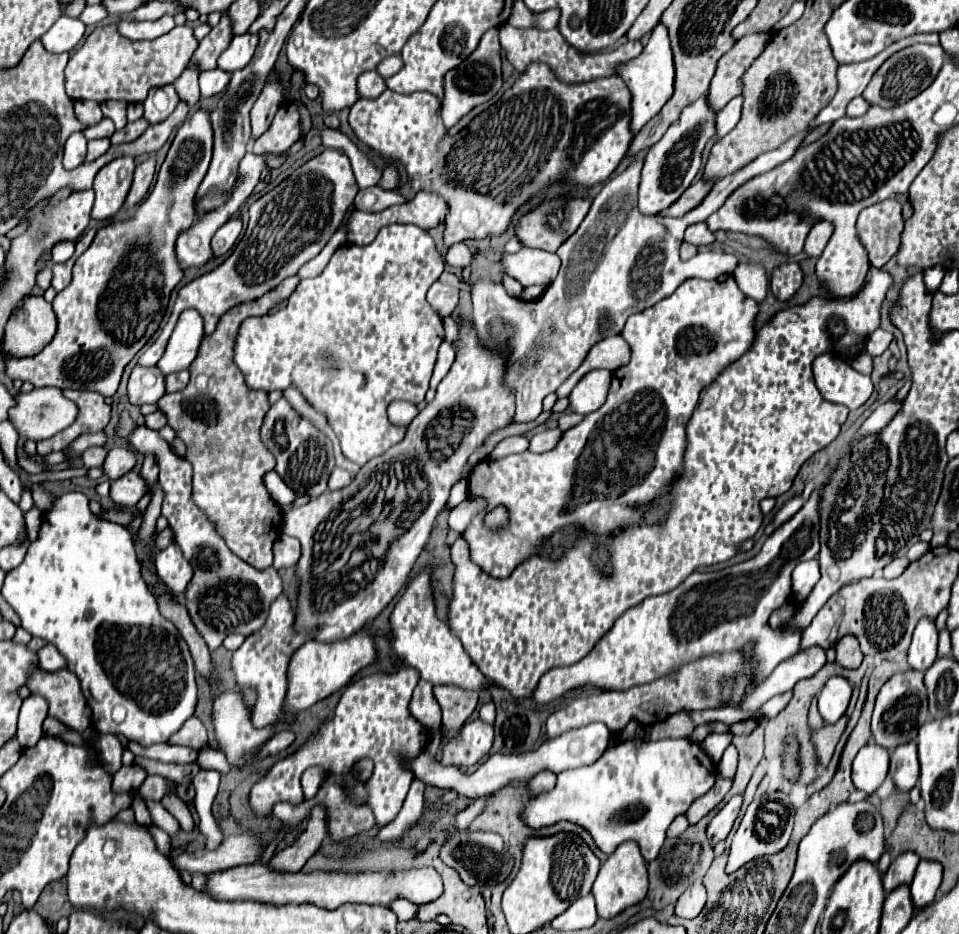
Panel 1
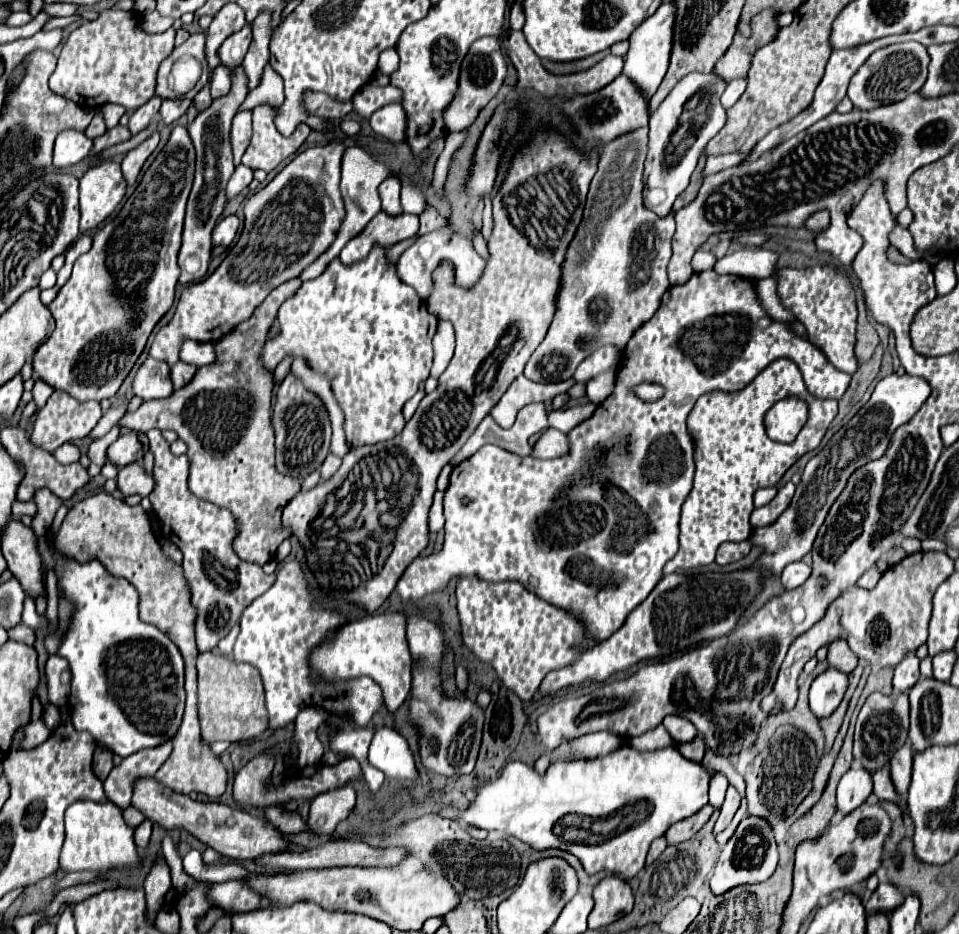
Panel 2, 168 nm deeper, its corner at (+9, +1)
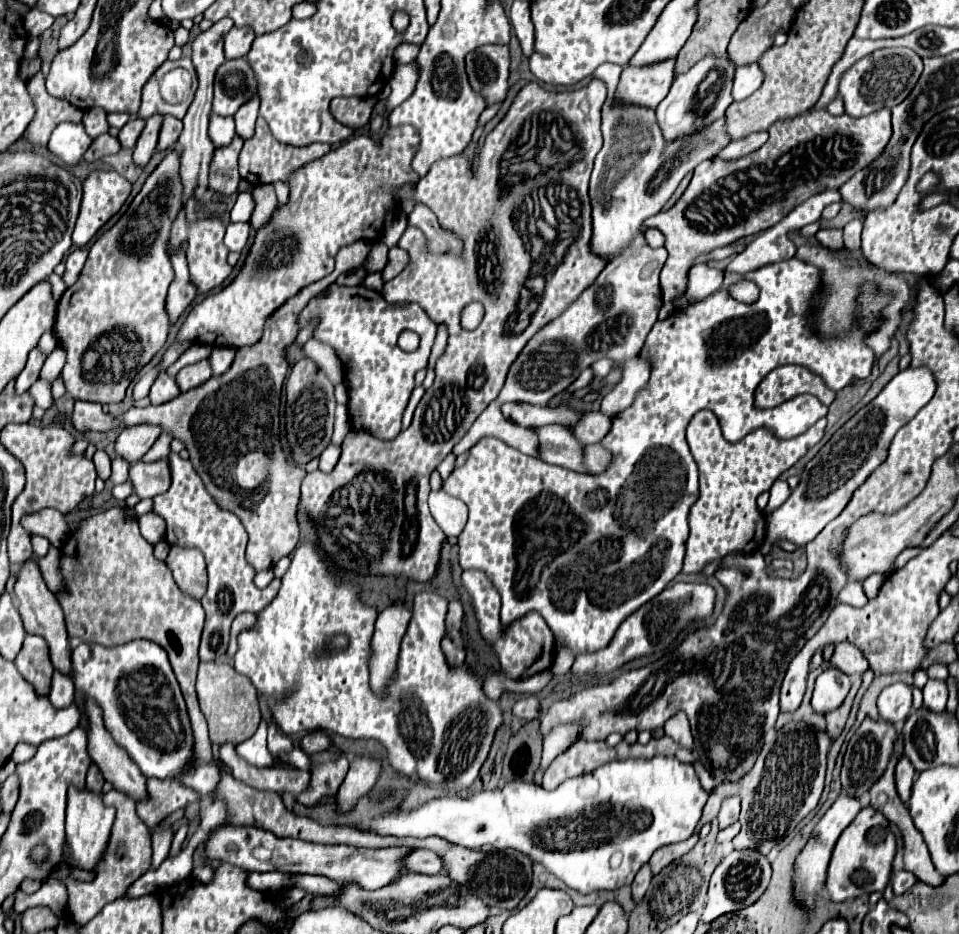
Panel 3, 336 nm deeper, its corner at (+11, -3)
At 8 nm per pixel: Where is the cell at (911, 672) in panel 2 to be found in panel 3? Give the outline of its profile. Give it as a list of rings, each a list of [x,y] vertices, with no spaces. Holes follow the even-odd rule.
[[[894,682],[878,698],[880,716],[892,724],[902,724],[912,708],[912,688],[906,682]]]

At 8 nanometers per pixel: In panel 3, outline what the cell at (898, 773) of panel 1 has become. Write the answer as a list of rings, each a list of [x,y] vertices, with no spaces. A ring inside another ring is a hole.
[[[902,754],[902,758],[898,758],[898,764],[896,764],[896,788],[898,788],[898,794],[904,802],[910,798],[914,772],[916,772],[914,766],[910,766],[908,758]]]

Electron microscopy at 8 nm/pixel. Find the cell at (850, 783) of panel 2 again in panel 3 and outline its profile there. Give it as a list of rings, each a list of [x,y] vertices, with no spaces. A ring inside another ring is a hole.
[[[840,794],[836,798],[836,802],[830,806],[830,810],[822,816],[822,820],[818,822],[818,826],[814,828],[806,848],[802,850],[802,854],[798,856],[798,868],[796,868],[796,878],[794,878],[794,896],[806,904],[808,908],[812,908],[814,904],[814,896],[820,888],[820,884],[824,884],[826,880],[826,866],[828,866],[828,860],[830,860],[830,854],[832,854],[832,848],[838,840],[838,836],[842,834],[842,830],[852,822],[852,818],[862,810],[860,806],[860,798],[850,798],[850,794]]]

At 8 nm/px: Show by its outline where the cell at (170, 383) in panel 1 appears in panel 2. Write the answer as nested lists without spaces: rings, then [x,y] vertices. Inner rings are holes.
[[[178,362],[176,366],[172,366],[172,384],[174,384],[174,388],[178,390],[178,388],[186,386],[194,378],[196,370],[198,370],[198,366],[192,366],[192,364],[186,364],[186,362]]]

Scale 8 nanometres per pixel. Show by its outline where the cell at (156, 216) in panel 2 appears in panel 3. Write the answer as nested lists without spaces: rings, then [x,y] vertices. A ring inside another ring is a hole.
[[[168,150],[124,216],[96,238],[76,284],[58,302],[54,336],[66,352],[60,378],[74,400],[122,402],[132,378],[150,362],[168,336],[166,292],[174,280],[174,270],[166,242],[170,226],[182,208],[178,162],[180,154]]]

